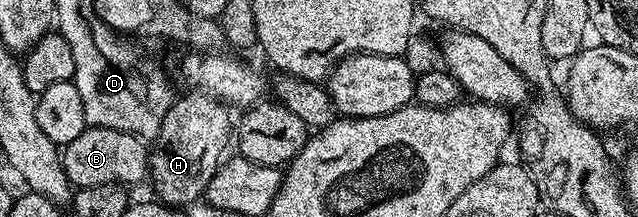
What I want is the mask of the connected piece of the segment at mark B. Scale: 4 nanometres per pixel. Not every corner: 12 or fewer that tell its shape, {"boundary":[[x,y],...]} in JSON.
{"boundary":[[90,126],[63,147],[77,188],[142,181],[135,134]]}

